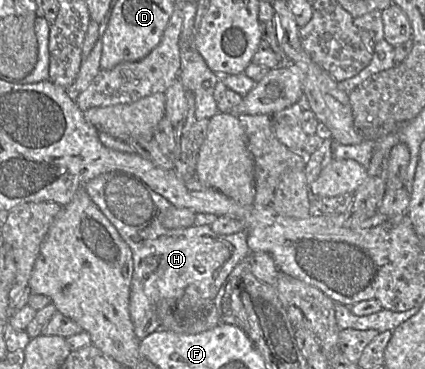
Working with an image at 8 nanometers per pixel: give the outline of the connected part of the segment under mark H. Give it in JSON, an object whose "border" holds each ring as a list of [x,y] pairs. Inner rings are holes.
{"border":[[[118,171],[105,173],[85,183],[83,188],[132,251],[134,269],[129,311],[139,340],[161,328],[157,312],[157,305],[160,300],[179,299],[188,286],[196,288],[206,300],[216,299],[232,270],[251,253],[247,244],[248,234],[246,230],[227,235],[215,233],[210,225],[193,225],[180,229],[164,227],[160,221],[160,215],[171,204],[143,181],[130,174]]]}

